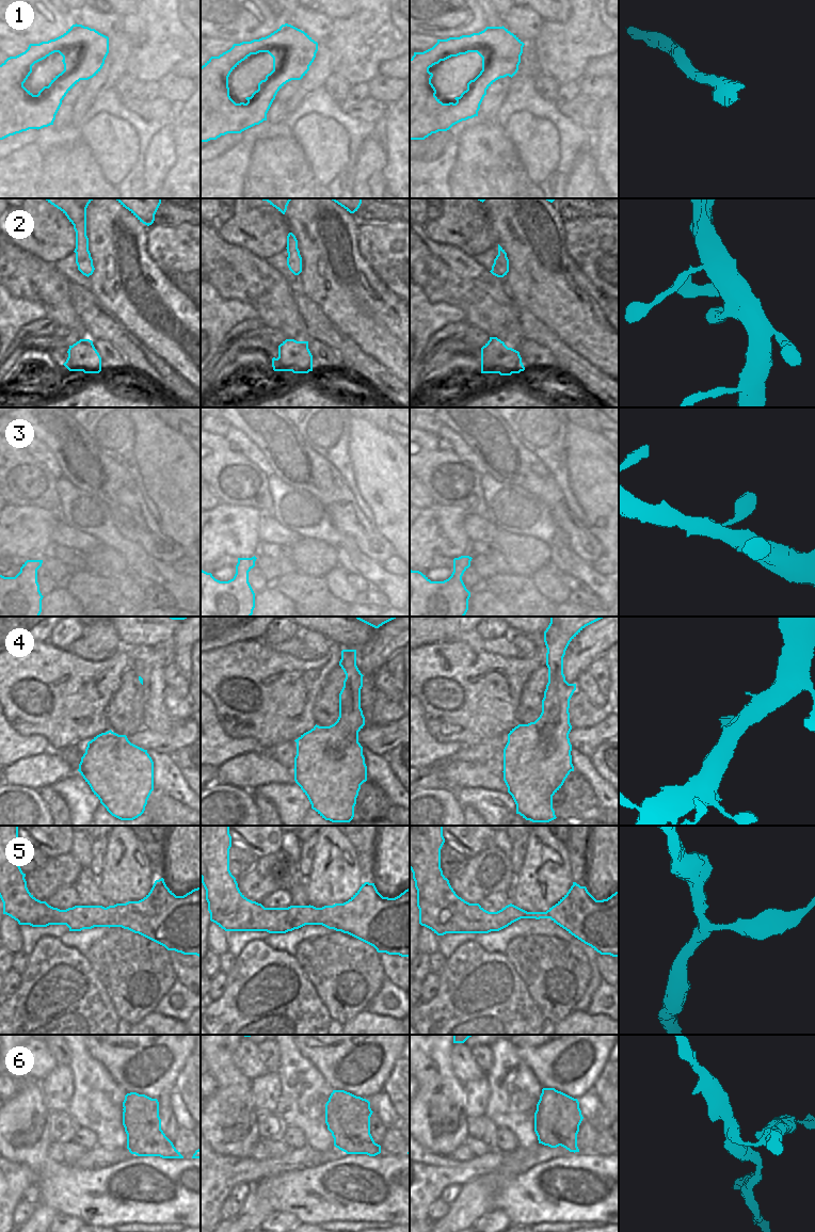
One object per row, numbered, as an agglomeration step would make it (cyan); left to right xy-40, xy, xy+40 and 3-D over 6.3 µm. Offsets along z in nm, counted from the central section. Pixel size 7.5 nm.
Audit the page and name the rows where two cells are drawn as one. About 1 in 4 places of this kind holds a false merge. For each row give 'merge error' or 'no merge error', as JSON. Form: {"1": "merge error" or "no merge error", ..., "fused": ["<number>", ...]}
{"1": "no merge error", "2": "no merge error", "3": "no merge error", "4": "no merge error", "5": "no merge error", "6": "merge error", "fused": ["6"]}

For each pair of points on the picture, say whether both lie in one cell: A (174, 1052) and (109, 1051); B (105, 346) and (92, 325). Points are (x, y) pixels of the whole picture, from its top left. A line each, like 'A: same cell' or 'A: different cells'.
A: same cell
B: different cells

